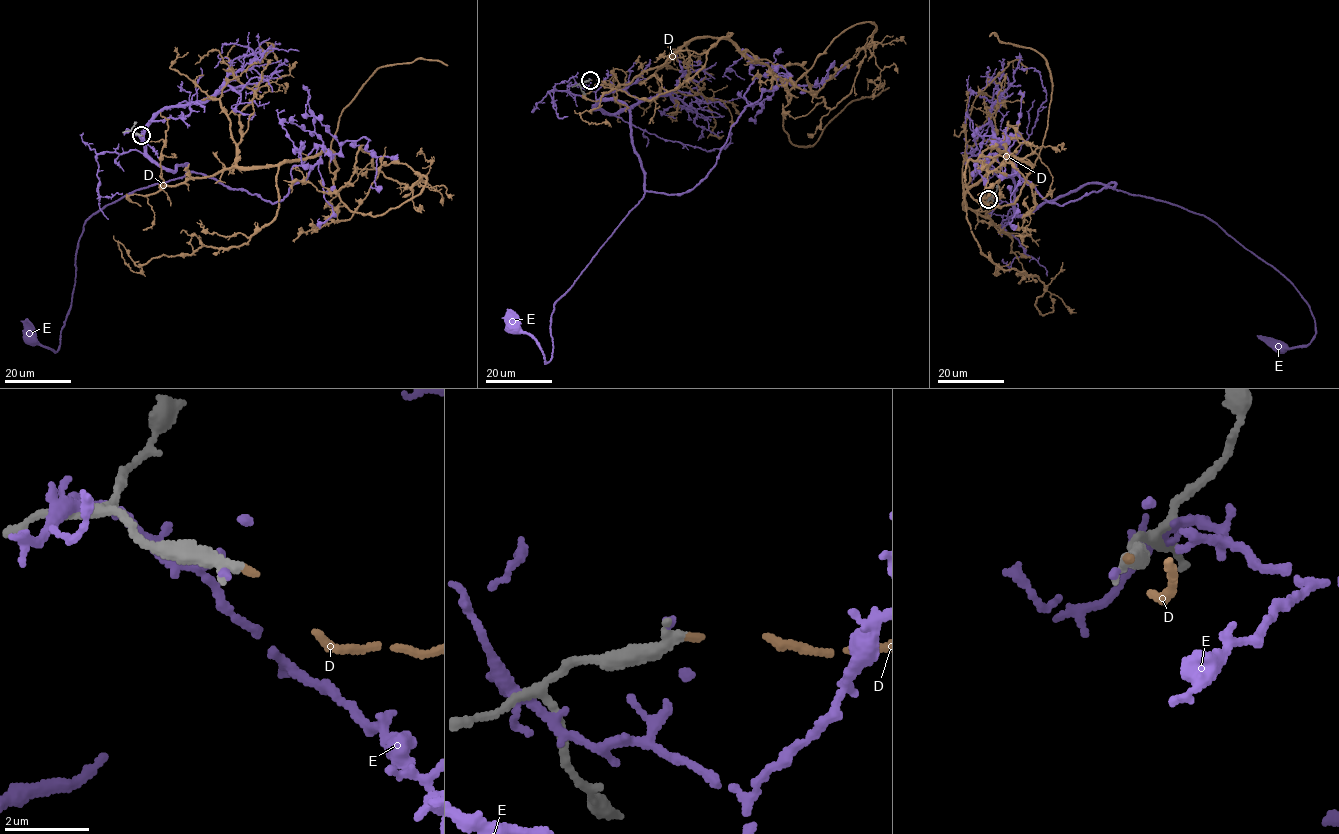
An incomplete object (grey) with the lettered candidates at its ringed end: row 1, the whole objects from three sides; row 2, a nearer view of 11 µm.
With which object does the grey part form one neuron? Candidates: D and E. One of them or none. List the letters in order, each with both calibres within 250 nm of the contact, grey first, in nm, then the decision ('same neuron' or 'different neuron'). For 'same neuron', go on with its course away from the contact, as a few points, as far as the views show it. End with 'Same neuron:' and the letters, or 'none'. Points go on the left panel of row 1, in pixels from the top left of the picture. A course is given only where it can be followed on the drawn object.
D: 280 nm thick on the grey side, 120 nm on the other; same neuron; it runs (140, 135), (167, 185), (330, 150), (374, 216), (426, 178), (361, 148), (337, 191), (291, 192)
E: 360 nm thick on the grey side, 110 nm on the other; different neuron
Same neuron: D

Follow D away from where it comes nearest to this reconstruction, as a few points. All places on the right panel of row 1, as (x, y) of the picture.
D: (988, 200), (1008, 236), (965, 196), (1031, 167), (991, 208), (967, 162), (1038, 148), (1008, 142), (993, 209)

